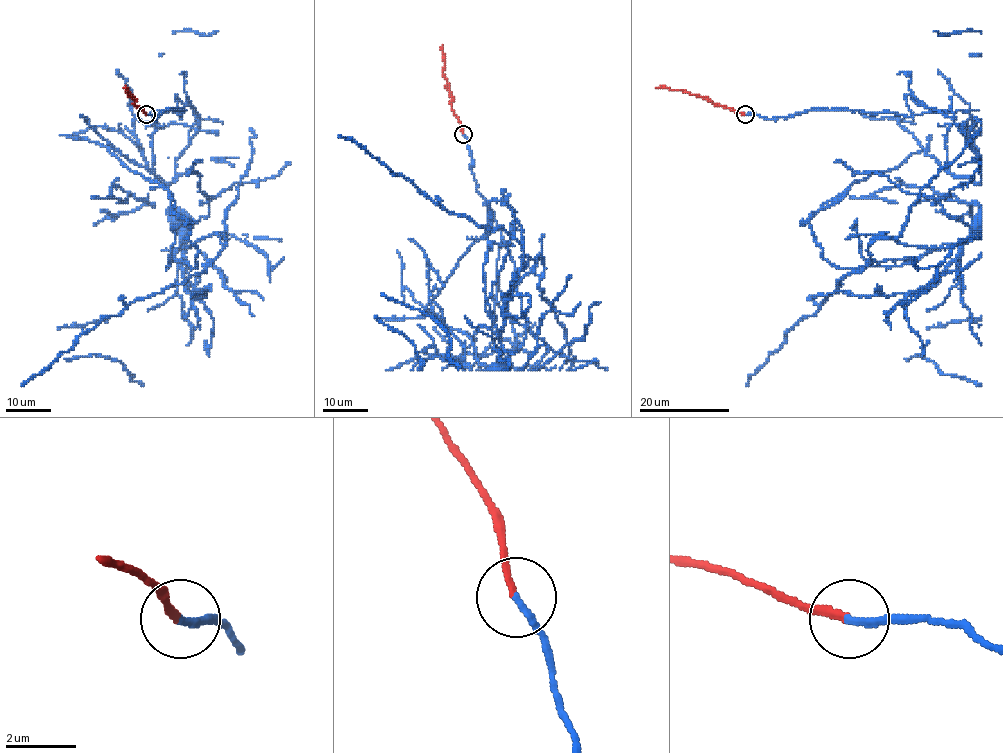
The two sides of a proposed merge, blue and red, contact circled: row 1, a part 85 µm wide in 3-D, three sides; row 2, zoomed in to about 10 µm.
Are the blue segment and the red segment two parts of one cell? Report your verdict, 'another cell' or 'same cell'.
another cell

